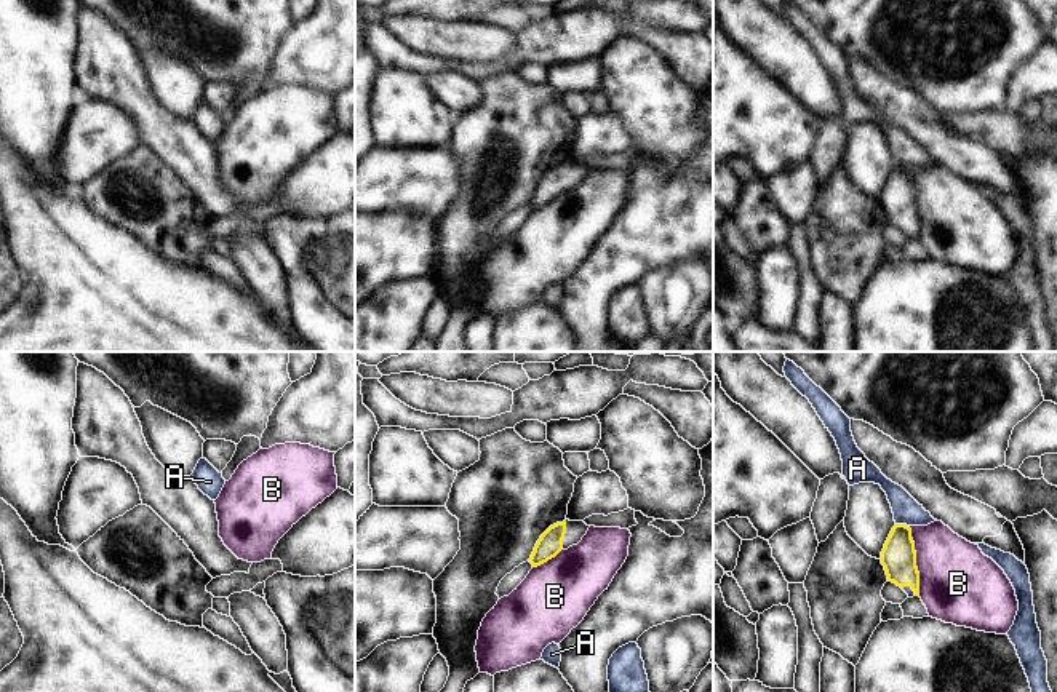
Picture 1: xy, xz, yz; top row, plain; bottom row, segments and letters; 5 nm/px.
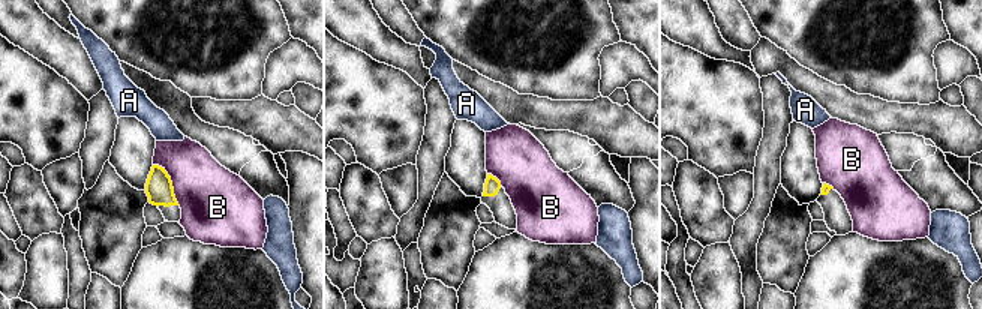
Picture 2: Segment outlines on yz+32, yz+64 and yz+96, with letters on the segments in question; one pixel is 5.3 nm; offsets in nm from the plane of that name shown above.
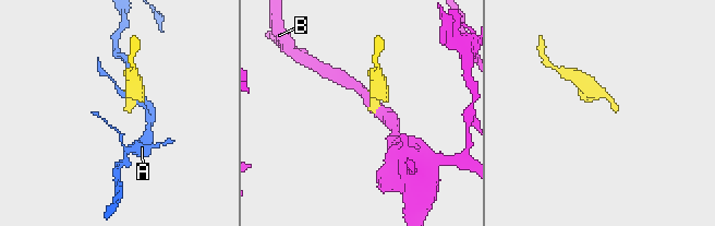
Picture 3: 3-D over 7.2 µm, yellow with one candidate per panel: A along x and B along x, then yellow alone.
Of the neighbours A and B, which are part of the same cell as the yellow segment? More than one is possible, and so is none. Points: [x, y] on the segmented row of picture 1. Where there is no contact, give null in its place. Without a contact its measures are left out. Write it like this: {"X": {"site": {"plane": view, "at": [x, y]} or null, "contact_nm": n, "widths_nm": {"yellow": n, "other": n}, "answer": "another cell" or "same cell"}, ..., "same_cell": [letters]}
{"A": {"site": {"plane": "yz", "at": [901, 524]}, "contact_nm": 50, "widths_nm": {"yellow": 180, "other": 140}, "answer": "another cell"}, "B": {"site": {"plane": "yz", "at": [915, 560]}, "contact_nm": 360, "widths_nm": {"yellow": 180, "other": 400}, "answer": "another cell"}, "same_cell": []}

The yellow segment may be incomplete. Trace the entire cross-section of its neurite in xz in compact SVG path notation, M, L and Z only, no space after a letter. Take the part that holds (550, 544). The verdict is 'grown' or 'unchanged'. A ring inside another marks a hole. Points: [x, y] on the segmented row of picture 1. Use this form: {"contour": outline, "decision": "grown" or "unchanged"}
{"contour": "M569 519L550 526L537 540L529 563L537 567L555 558L561 550L577 545L588 527L584 521Z", "decision": "grown"}

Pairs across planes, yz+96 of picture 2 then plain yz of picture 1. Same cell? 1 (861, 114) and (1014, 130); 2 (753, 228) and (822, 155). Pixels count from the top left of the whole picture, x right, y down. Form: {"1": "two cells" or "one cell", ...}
{"1": "one cell", "2": "one cell"}

